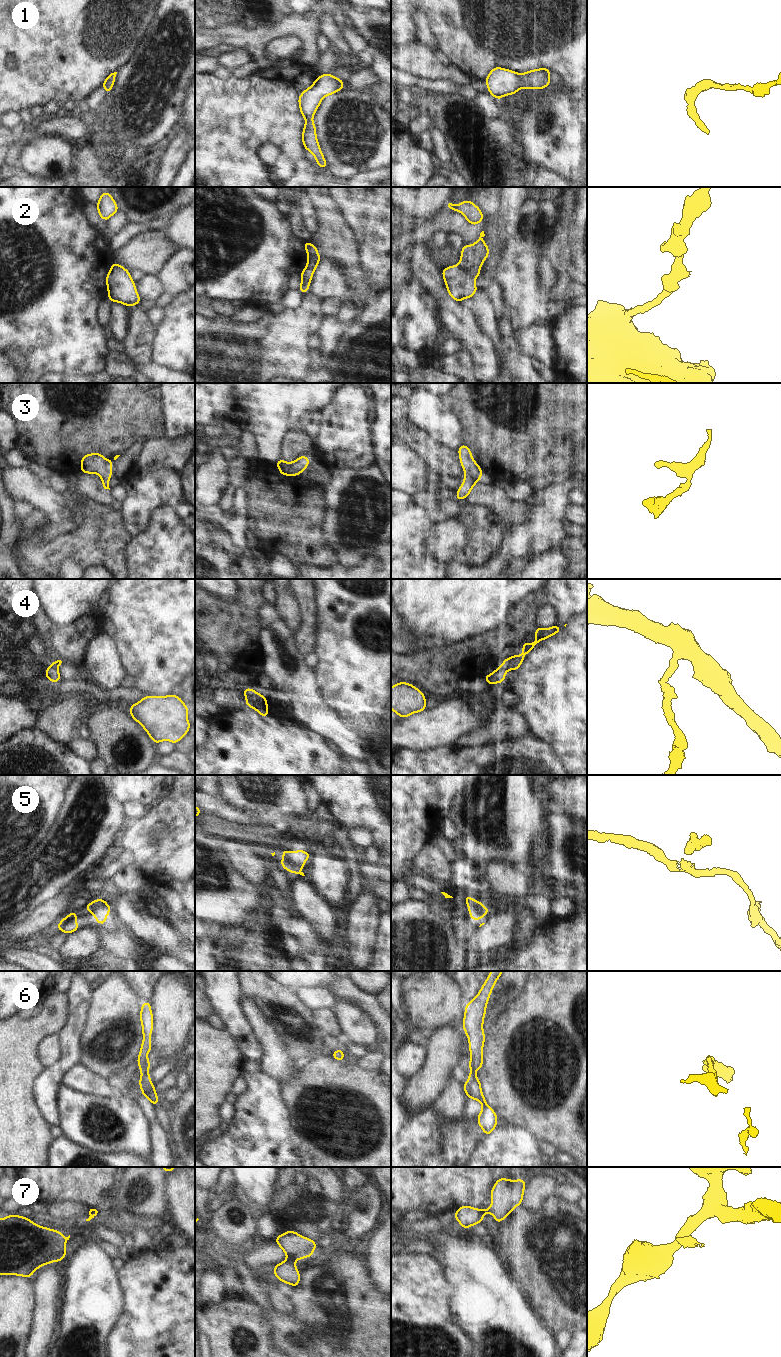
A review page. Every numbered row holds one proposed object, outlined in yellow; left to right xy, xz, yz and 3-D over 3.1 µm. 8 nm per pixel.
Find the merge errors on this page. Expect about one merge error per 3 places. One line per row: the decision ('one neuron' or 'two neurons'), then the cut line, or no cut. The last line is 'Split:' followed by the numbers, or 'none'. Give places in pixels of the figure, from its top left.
1: one neuron; no cut
2: two neurons; cut in yz along (457, 265), (462, 269), (468, 270), (474, 276)
3: one neuron; no cut
4: one neuron; no cut
5: one neuron; no cut
6: one neuron; no cut
7: two neurons; cut in xz along (288, 1258), (294, 1261)
Split: 2, 7

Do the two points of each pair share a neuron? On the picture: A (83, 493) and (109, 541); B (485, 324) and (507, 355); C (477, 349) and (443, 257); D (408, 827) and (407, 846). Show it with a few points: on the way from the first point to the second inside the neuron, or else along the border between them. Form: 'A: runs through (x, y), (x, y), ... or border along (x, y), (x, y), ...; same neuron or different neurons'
A: border along (79, 501), (92, 500), (102, 505), (109, 505); different neurons
B: runs through (493, 332), (502, 347); same neuron
C: border along (428, 250), (432, 261), (441, 270); different neurons
D: runs through (407, 832), (407, 841); same neuron

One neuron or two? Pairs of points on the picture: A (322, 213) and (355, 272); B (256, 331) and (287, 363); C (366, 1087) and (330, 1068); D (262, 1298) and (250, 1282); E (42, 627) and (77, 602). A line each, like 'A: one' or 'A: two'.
A: one
B: one
C: one
D: one
E: two

